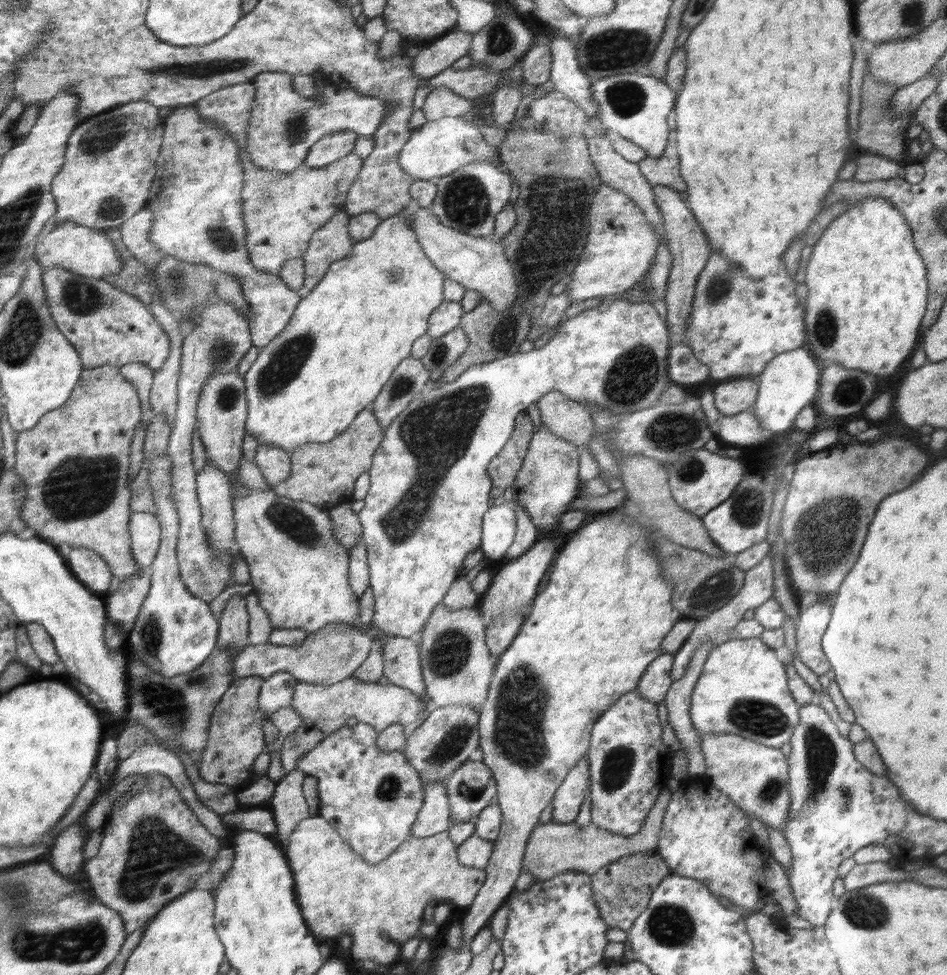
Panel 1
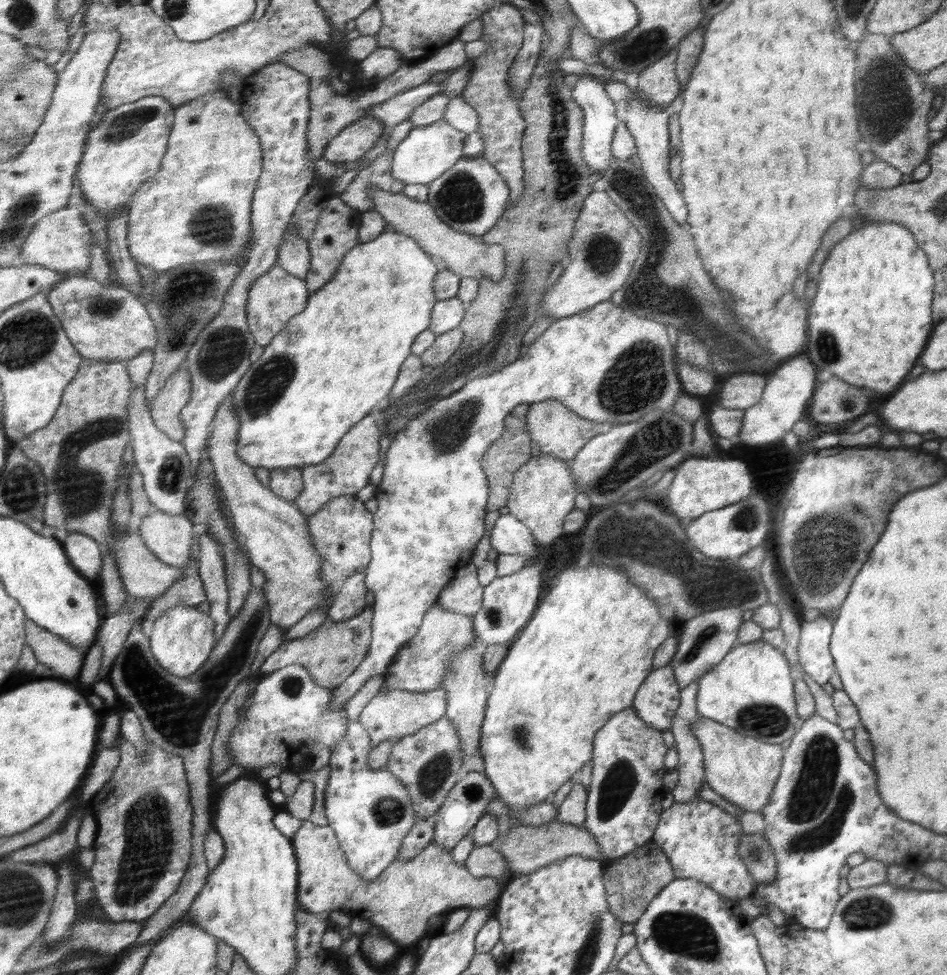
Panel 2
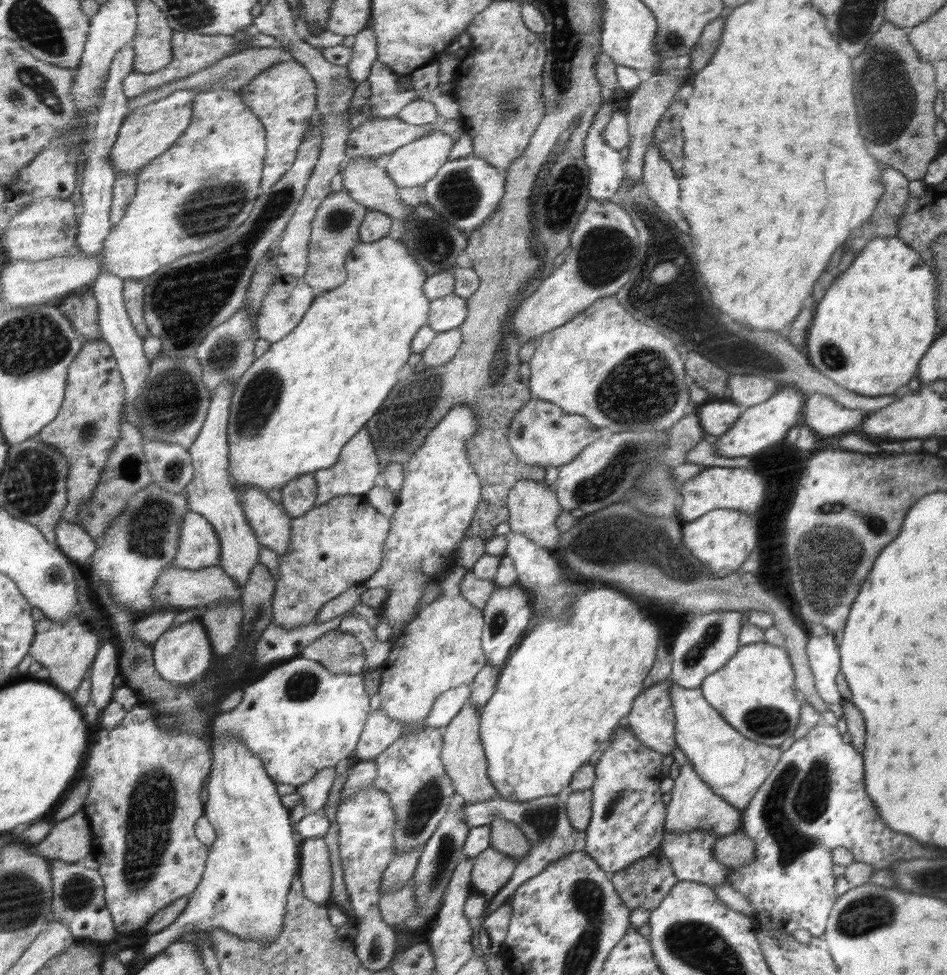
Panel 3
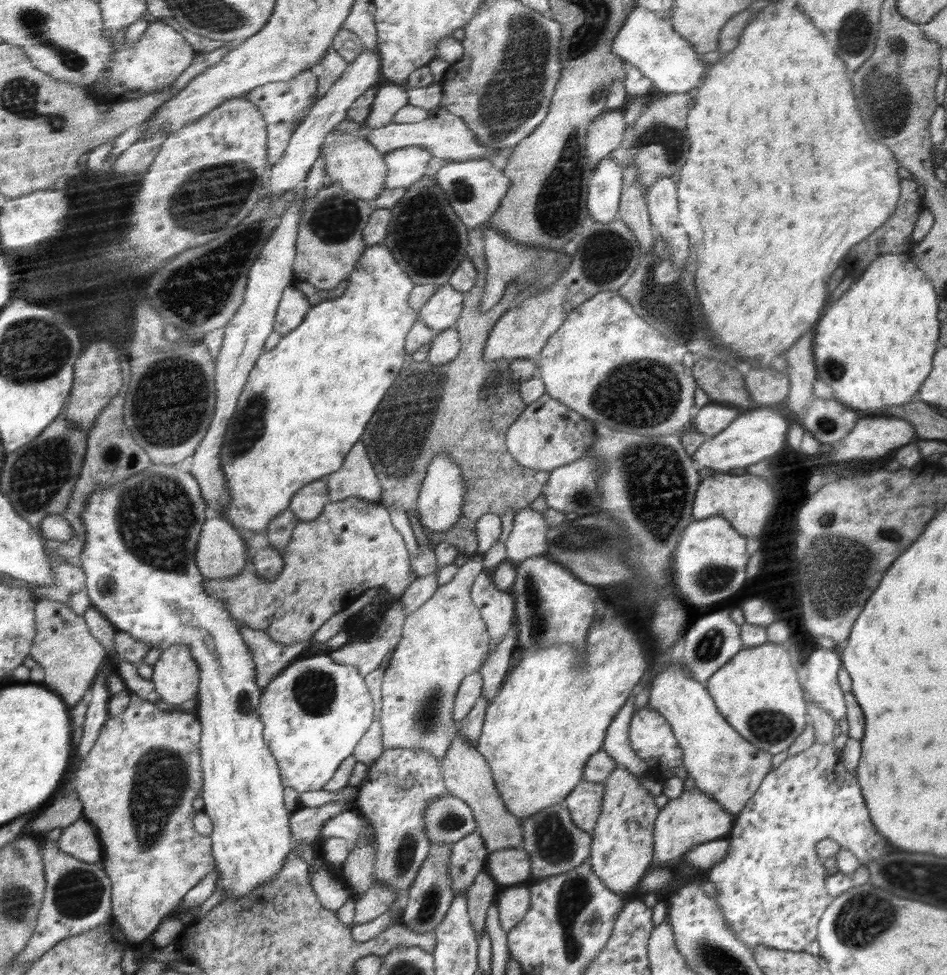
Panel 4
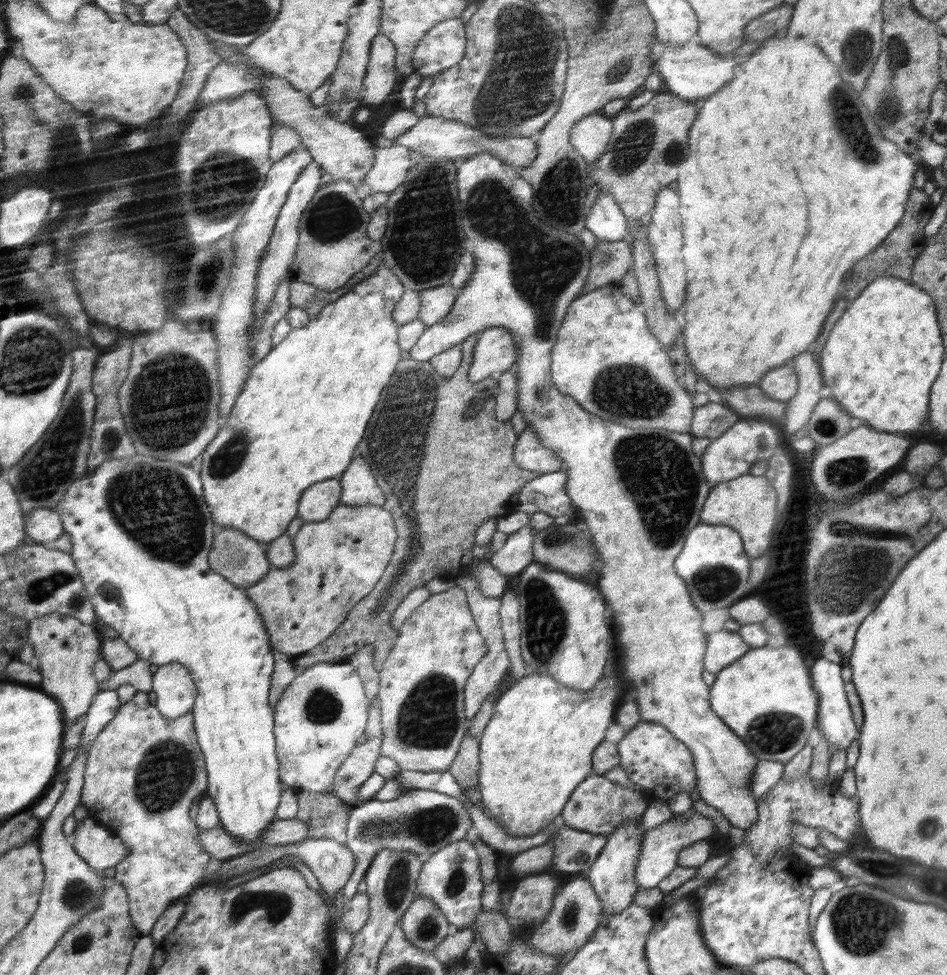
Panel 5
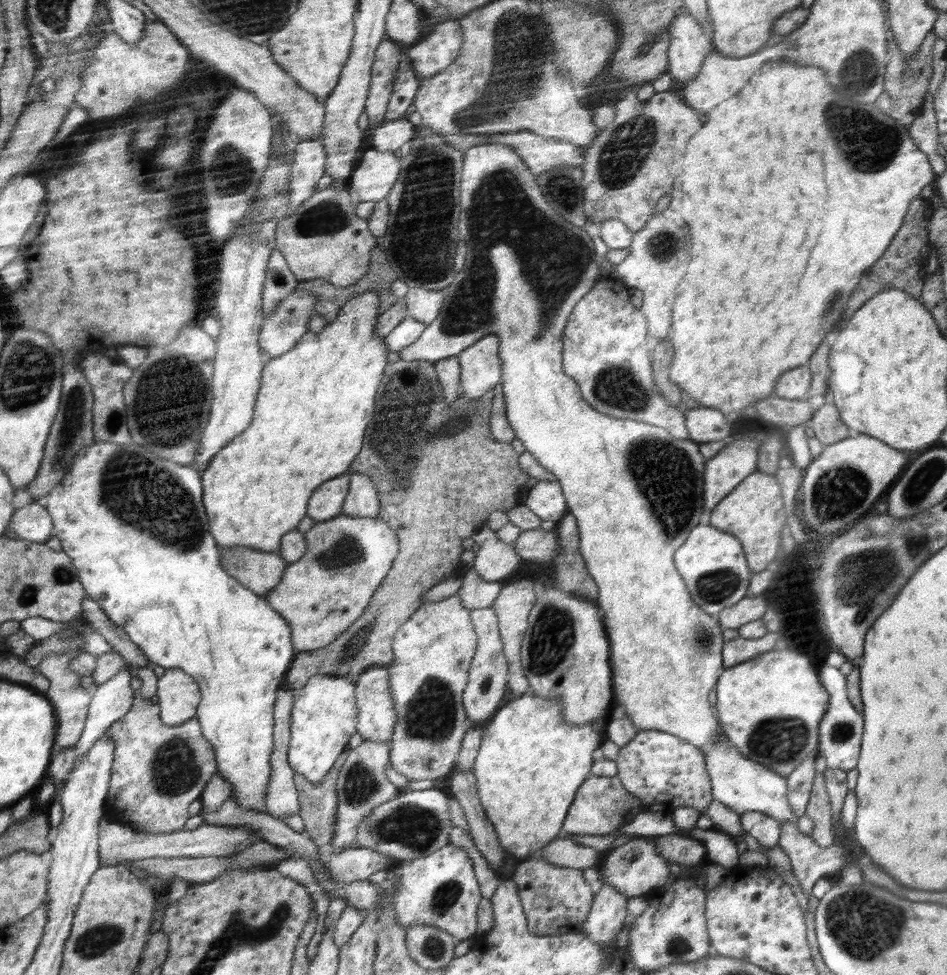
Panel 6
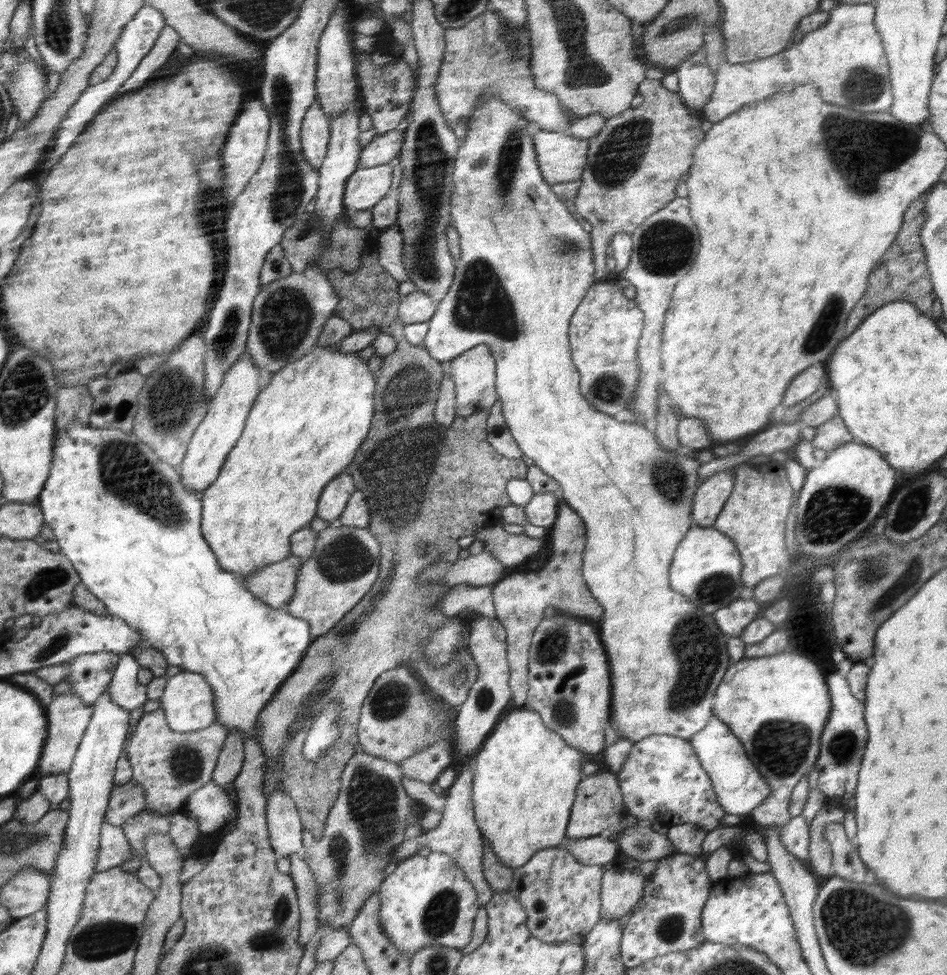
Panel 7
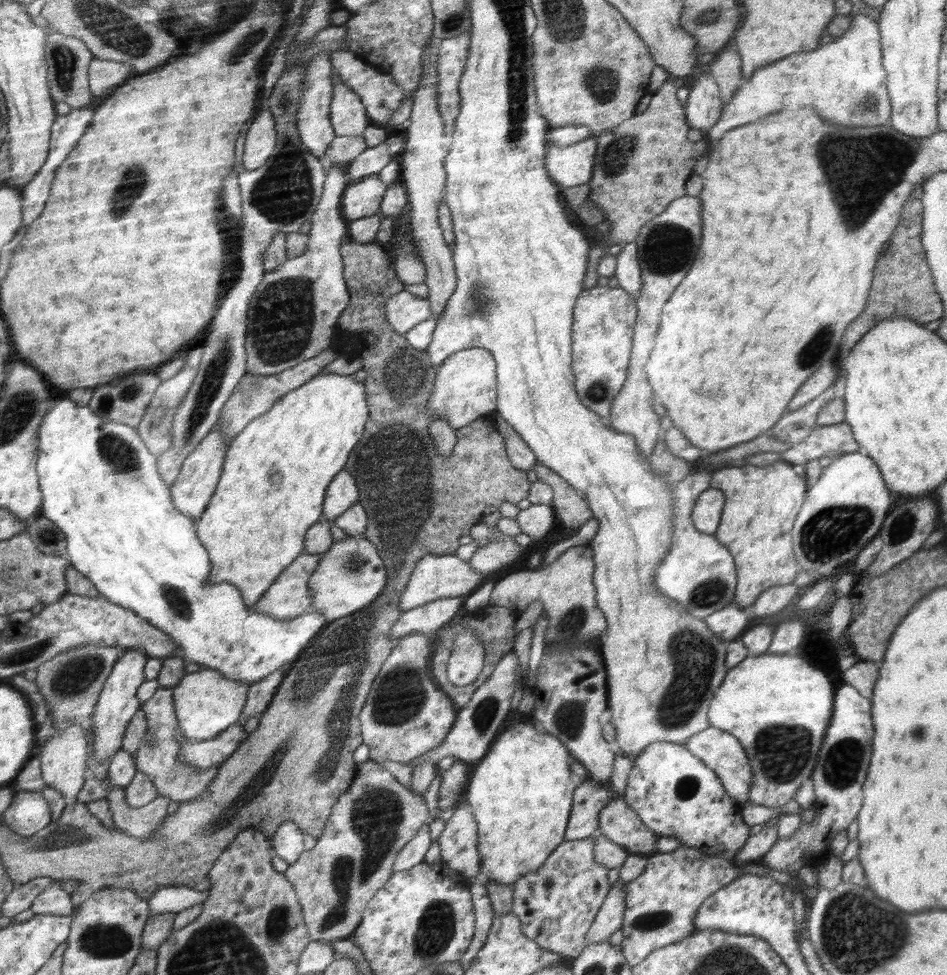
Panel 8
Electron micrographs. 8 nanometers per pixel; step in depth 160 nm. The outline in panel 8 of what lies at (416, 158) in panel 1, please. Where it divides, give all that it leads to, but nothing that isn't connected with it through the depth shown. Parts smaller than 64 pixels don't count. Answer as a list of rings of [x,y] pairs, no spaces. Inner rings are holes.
[[[373,174],[352,183],[343,196],[343,211],[348,220],[378,215],[378,208],[387,194],[386,184],[379,174]]]

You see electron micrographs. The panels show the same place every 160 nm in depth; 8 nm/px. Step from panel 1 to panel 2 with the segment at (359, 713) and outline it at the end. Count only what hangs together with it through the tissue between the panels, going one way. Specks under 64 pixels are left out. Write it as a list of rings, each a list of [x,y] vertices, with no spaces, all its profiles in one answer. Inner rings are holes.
[[[440,688],[429,690],[427,693],[413,693],[412,691],[380,691],[363,708],[359,722],[368,730],[371,737],[372,749],[385,740],[394,739],[418,733],[420,729],[440,721],[447,714],[447,691]]]

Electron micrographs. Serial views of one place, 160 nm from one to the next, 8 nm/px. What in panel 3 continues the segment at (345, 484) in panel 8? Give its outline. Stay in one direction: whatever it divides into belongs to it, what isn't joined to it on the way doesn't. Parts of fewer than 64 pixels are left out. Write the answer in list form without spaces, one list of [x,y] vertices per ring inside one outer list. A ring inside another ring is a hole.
[[[313,474],[296,478],[296,482],[288,482],[282,488],[282,504],[292,519],[310,512],[316,507],[319,488]]]

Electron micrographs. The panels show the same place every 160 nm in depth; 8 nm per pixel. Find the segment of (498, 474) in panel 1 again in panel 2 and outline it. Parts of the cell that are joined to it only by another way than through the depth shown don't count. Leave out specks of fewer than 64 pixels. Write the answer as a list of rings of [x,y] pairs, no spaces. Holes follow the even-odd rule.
[[[505,418],[505,431],[484,458],[484,470],[492,478],[492,502],[488,502],[488,512],[502,511],[510,500],[511,486],[516,472],[527,465],[532,458],[530,440],[516,440],[526,428],[526,418]]]

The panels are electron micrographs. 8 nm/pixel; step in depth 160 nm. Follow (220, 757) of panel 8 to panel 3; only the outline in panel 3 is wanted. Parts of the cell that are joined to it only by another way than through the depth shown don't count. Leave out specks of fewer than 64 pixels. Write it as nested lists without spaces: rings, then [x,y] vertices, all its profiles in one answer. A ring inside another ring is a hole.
[[[137,701],[116,728],[100,729],[80,779],[89,782],[89,793],[82,809],[91,824],[92,855],[106,884],[107,909],[111,911],[118,932],[142,929],[156,913],[194,892],[206,872],[210,856],[208,847],[194,836],[194,824],[198,824],[205,809],[198,794],[205,788],[204,778],[213,762],[210,744],[189,732],[159,726],[160,715],[151,710],[151,706]]]

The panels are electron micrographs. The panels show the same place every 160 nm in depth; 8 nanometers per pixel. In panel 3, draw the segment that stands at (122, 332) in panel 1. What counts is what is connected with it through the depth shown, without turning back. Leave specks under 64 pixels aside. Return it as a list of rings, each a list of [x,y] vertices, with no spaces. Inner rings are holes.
[[[88,287],[74,289],[61,300],[65,317],[71,322],[71,327],[77,336],[84,341],[100,340],[101,330],[99,322],[99,306],[94,292]]]

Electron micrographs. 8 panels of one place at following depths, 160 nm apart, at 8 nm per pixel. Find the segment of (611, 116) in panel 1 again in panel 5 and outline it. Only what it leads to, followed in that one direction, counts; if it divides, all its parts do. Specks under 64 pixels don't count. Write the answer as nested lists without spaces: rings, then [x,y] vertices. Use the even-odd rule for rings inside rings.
[[[661,188],[655,196],[655,205],[650,213],[650,223],[647,225],[647,241],[651,246],[656,264],[659,287],[662,298],[668,306],[668,312],[674,312],[682,306],[686,294],[686,266],[682,260],[682,232],[680,232],[680,218],[678,218],[678,194],[673,188]]]

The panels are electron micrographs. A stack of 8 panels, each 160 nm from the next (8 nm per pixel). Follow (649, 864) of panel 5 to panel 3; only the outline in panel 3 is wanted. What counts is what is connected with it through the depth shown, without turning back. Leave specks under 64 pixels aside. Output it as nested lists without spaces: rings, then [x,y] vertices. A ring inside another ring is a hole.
[[[684,763],[679,769],[679,775],[675,778],[671,801],[667,805],[665,816],[665,833],[668,831],[683,833],[692,829],[702,829],[716,833],[718,836],[726,836],[741,829],[741,809],[728,804],[698,776],[692,764]]]

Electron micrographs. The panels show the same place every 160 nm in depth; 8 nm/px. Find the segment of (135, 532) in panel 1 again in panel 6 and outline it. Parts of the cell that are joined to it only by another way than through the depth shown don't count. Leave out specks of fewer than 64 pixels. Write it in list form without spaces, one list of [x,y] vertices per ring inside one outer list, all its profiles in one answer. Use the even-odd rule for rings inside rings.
[[[252,547],[224,549],[220,566],[248,590],[266,599],[265,594],[283,578],[288,562],[278,552],[254,550]]]

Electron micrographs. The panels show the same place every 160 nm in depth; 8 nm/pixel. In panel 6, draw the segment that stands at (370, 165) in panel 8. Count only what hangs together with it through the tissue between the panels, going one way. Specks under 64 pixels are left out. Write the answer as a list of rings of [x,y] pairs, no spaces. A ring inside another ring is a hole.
[[[406,117],[384,122],[372,136],[373,148],[381,151],[399,152],[400,147],[414,136],[414,125]]]

